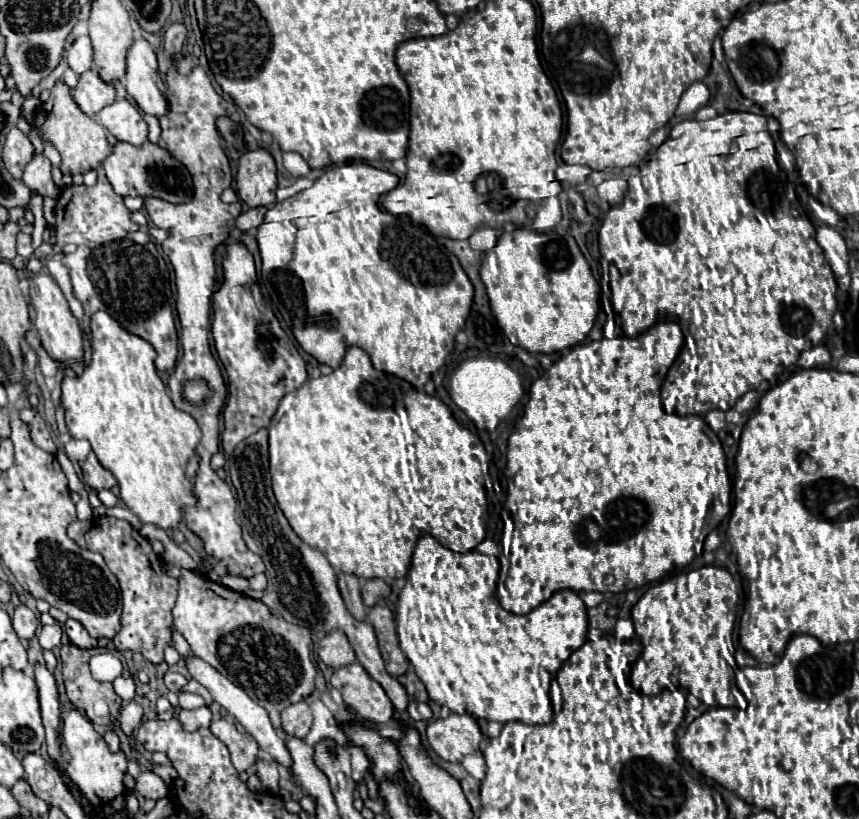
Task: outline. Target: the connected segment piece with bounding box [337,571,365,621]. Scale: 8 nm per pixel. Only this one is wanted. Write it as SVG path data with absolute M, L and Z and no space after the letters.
M337 573L337 583L339 583L339 591L341 597L349 609L349 613L363 621L365 619L365 605L361 599L361 587L359 587L359 579L355 575L345 575L345 573Z

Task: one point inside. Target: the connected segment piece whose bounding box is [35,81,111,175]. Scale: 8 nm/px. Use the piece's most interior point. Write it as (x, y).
(81, 141)

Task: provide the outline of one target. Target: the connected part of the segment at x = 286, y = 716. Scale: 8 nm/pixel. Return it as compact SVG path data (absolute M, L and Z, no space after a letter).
M305 701L289 705L281 713L283 731L287 735L291 735L291 737L301 737L303 739L309 733L311 723L313 723L313 715L311 715L311 709L309 709L309 705Z

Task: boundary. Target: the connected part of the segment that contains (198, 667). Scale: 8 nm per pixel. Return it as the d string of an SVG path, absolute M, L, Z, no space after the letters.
M191 655L191 657L187 657L185 661L187 661L187 669L189 669L191 677L193 677L195 681L199 681L199 683L211 693L211 697L213 697L215 703L219 703L223 709L229 711L229 715L233 717L237 729L239 729L239 731L243 729L243 731L247 731L249 735L253 735L255 741L259 743L259 747L261 747L263 751L267 751L269 755L273 755L281 765L289 767L289 765L291 765L291 755L289 755L289 751L287 751L287 747L285 747L285 743L283 743L283 737L275 733L275 729L273 729L273 725L271 725L271 721L269 721L267 711L265 711L263 707L259 707L241 687L237 687L235 683L231 683L225 675L219 675L219 671L215 671L215 667L211 667L209 663L203 663L203 659Z

